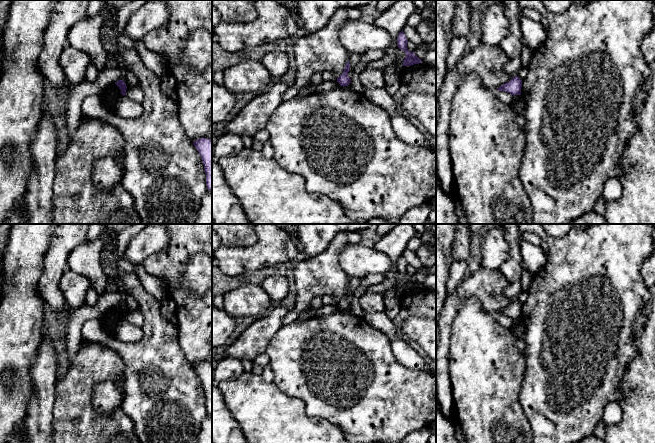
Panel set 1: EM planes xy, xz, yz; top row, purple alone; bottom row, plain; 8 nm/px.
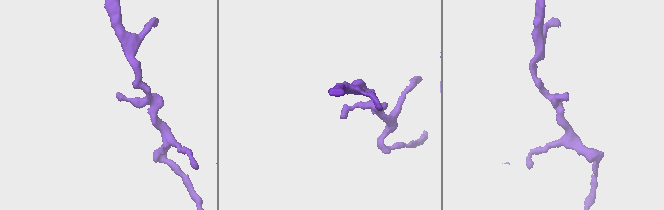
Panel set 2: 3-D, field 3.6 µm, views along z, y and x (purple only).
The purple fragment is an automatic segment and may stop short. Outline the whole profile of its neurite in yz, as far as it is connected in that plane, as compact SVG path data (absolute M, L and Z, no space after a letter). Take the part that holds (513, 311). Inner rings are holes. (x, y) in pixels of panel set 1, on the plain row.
M516 300L513 301L509 306L501 309L497 315L505 315L511 319L521 319L522 304Z

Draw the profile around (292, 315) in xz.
M323 305L321 308L318 310L314 310L311 307L309 307L307 310L302 311L302 312L297 312L295 310L289 310L288 313L286 314L283 325L288 325L291 323L294 323L297 321L297 319L304 315L308 314L310 318L316 317L316 316L325 316L334 312L342 311L337 305Z

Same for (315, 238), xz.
M296 224L303 252L309 257L324 252L339 232L360 232L371 224Z

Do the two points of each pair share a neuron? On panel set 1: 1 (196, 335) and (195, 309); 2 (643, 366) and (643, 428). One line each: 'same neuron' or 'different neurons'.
1: same neuron
2: same neuron

